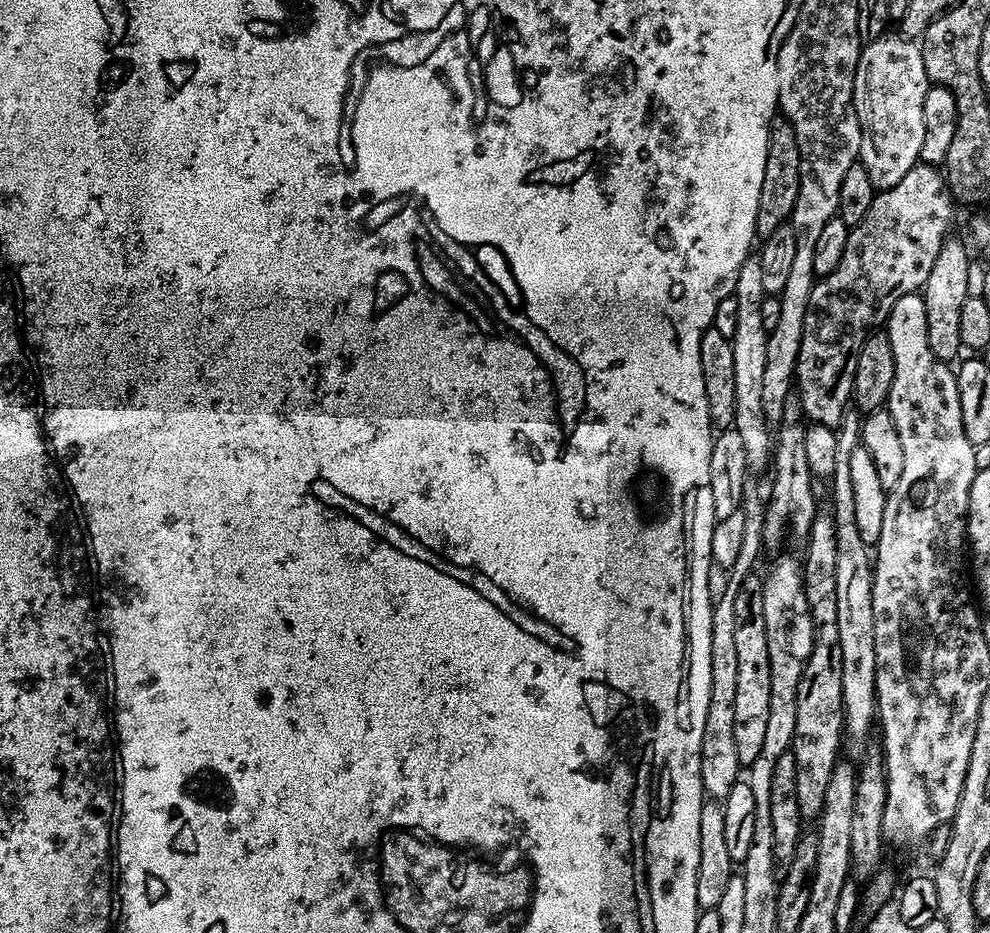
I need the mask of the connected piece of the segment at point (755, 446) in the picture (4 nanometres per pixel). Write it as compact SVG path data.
M749 254L746 262L742 262L734 295L738 302L738 318L734 322L734 334L730 337L734 350L734 426L742 437L749 469L767 469L774 452L774 436L762 412L762 378L766 367L768 331L762 326L761 319L762 302L766 293L762 286L762 262L759 255Z

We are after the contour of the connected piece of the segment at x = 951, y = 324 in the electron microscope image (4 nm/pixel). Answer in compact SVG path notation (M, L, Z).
M955 238L945 240L942 250L938 250L938 258L934 258L930 278L926 278L922 289L926 302L926 335L930 342L930 350L934 350L936 357L945 362L955 361L961 355L959 352L962 352L962 302L966 302L969 296L966 290L966 277L973 263L968 257L969 245L965 244Z

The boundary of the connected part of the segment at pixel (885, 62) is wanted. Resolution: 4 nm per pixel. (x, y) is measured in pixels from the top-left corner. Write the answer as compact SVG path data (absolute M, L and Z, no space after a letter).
M885 34L877 40L869 40L860 49L858 66L854 74L852 108L858 114L862 130L862 146L859 163L866 166L870 182L877 190L893 188L920 160L922 137L926 135L926 122L922 122L922 102L926 102L926 90L930 86L919 43L903 34Z

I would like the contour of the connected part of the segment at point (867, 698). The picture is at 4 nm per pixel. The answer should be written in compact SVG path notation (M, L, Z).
M850 406L842 414L842 422L839 428L836 429L836 437L838 438L838 447L836 447L836 465L834 466L834 474L830 477L830 484L832 484L832 505L830 510L836 522L836 533L838 534L838 551L836 551L836 565L837 565L837 593L835 601L838 602L838 646L842 646L842 706L844 707L844 740L846 741L846 752L855 758L863 757L864 753L868 751L868 745L873 739L872 728L874 732L874 725L878 720L878 713L876 710L876 659L874 658L874 590L872 589L872 569L874 567L874 556L870 551L870 546L866 542L862 542L862 533L858 531L858 522L854 522L854 490L850 490L850 454L860 444L860 421L862 419L861 413L855 407Z

